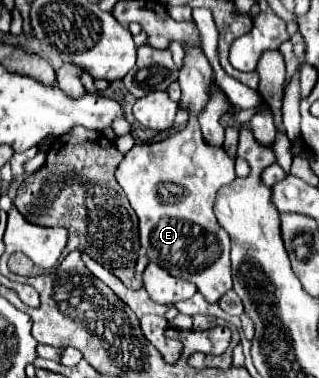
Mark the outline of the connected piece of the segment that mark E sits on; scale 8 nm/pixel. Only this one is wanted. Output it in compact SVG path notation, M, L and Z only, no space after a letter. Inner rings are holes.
M172 133L172 135L168 135L166 139L156 141L156 143L136 143L136 145L126 153L124 161L122 161L122 163L118 165L118 169L116 169L116 179L118 179L118 183L120 183L120 187L124 189L124 193L126 193L128 201L130 201L132 209L136 211L136 215L138 215L138 219L140 219L140 245L148 251L148 259L154 261L154 263L158 263L160 267L164 267L170 275L194 283L208 303L218 303L220 297L222 297L226 291L232 289L230 237L228 237L228 233L218 225L218 221L216 221L216 217L214 217L214 199L216 199L218 189L224 187L226 183L230 183L234 177L236 177L236 175L234 175L234 159L230 159L230 155L226 155L226 151L224 151L222 147L212 147L212 145L204 143L200 137L196 137L196 135L192 135L192 133L188 133L186 137L184 137L184 133L178 133L178 135Z

